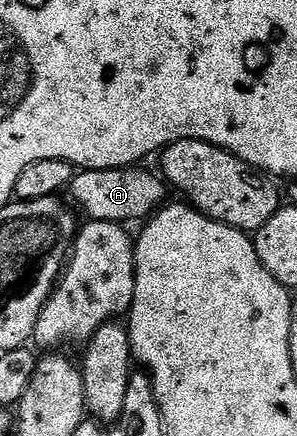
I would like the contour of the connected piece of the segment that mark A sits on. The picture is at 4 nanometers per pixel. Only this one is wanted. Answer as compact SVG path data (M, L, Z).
M142 169L117 171L79 170L68 188L69 202L90 221L108 221L130 225L133 219L145 221L167 202L168 187L157 174Z

